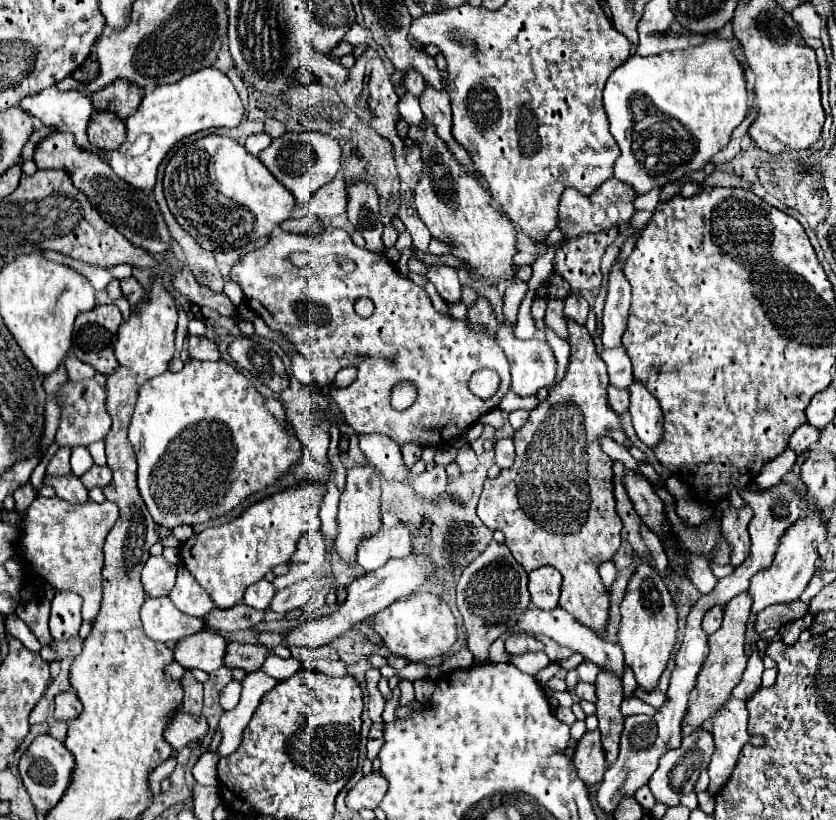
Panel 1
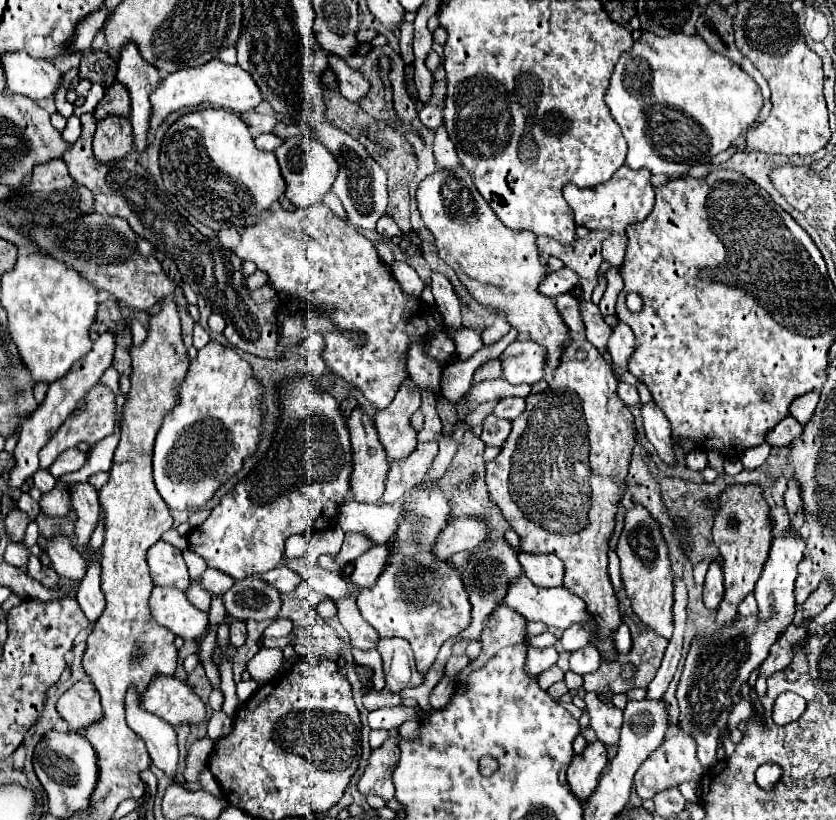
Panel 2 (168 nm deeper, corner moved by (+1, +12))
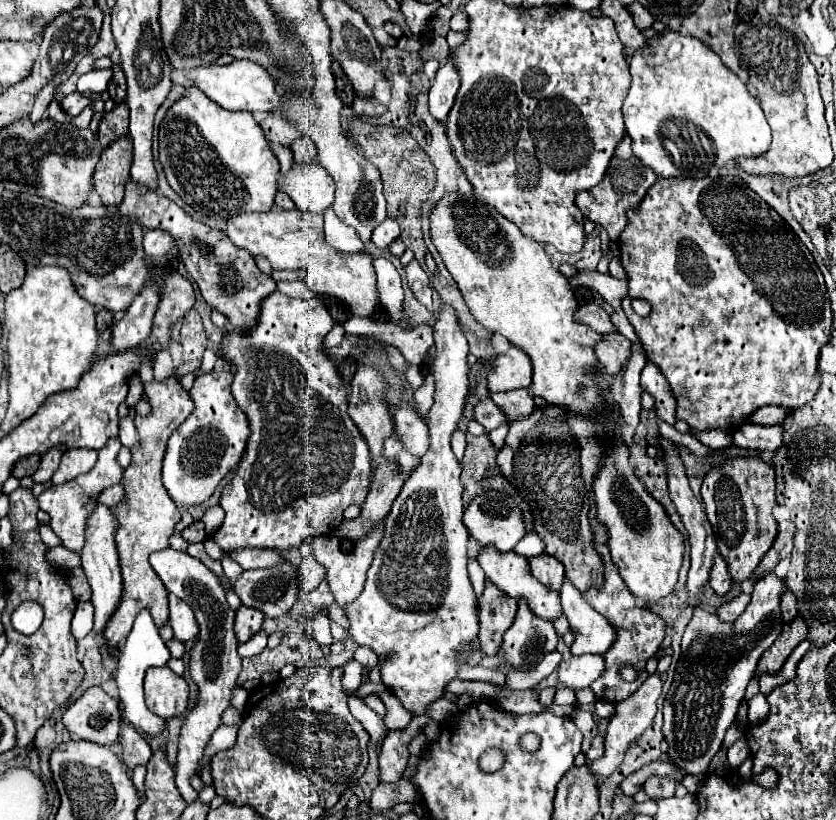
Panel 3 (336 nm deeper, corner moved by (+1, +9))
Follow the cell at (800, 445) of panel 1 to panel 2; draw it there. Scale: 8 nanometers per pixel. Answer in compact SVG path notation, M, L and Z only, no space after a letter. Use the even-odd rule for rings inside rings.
M785 418L779 424L775 424L767 434L765 434L765 442L771 446L789 446L795 438L799 438L803 432L803 426L793 420L793 418Z

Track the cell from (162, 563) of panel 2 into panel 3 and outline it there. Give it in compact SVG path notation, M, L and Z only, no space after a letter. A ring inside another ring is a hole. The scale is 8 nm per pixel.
M171 547L155 551L151 555L151 567L155 569L155 573L159 575L159 579L163 581L163 585L169 593L175 593L179 599L187 601L193 607L197 623L201 627L199 641L193 647L191 663L189 663L191 677L199 685L199 697L197 697L195 709L187 715L187 719L181 727L179 755L177 755L177 777L175 777L179 793L183 793L183 799L189 803L189 801L197 799L197 791L189 785L189 775L197 771L197 763L203 755L203 749L205 749L211 733L219 727L221 713L229 707L231 689L237 683L237 675L241 669L241 657L237 655L237 643L235 643L237 639L233 633L235 611L229 609L229 605L225 601L225 591L219 585L219 579L199 559L191 557L189 553L175 551Z

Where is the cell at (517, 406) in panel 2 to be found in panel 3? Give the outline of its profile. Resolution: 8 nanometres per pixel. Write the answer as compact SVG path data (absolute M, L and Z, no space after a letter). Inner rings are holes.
M485 399L481 401L477 407L475 407L475 419L487 429L497 429L499 425L507 423L507 419L503 419L503 411L499 411L499 407L495 407L495 403L491 399Z

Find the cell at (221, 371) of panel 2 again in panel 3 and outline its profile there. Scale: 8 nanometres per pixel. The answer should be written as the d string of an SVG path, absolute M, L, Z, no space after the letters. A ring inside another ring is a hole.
M215 367L209 373L199 373L193 387L191 399L195 403L193 413L171 433L167 451L163 457L163 487L177 507L193 507L205 503L219 481L241 461L247 437L249 419L239 409L231 395L233 373L227 367Z

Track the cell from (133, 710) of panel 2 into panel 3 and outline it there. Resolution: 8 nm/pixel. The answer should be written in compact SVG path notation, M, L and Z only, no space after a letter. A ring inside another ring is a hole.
M141 611L137 615L135 623L133 623L131 633L125 639L123 649L121 649L119 667L117 667L117 673L115 673L115 681L117 681L117 687L119 687L119 697L121 697L121 705L123 705L125 717L129 719L129 723L135 729L143 731L147 737L161 735L163 729L165 729L165 721L147 709L145 699L143 699L143 677L145 677L147 669L151 669L151 667L163 667L163 665L167 665L169 659L171 659L171 653L169 653L167 645L161 641L161 635L159 635L159 631L157 631L157 627L155 627L149 611Z

